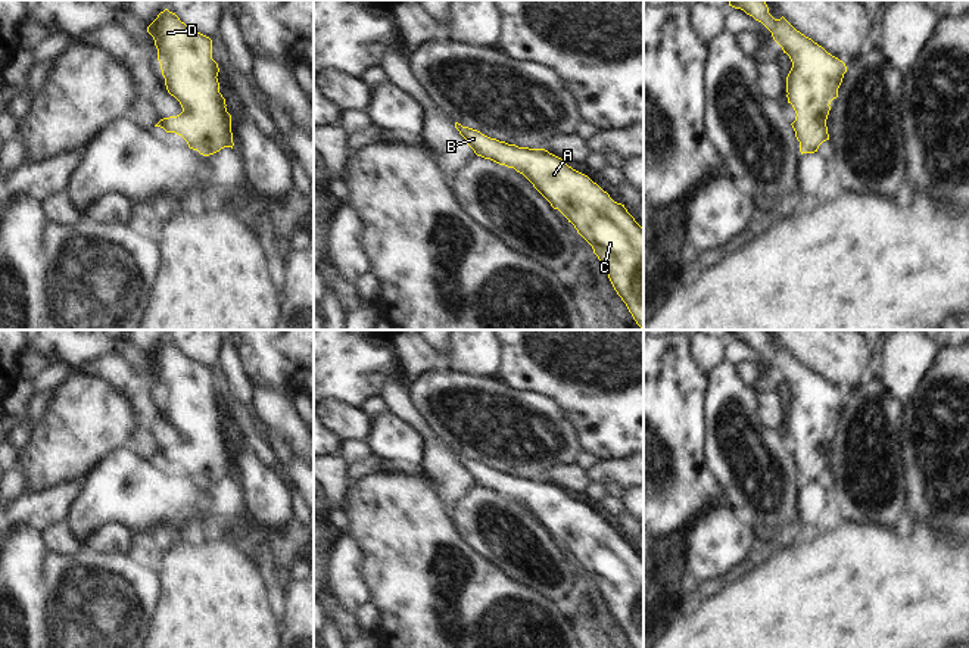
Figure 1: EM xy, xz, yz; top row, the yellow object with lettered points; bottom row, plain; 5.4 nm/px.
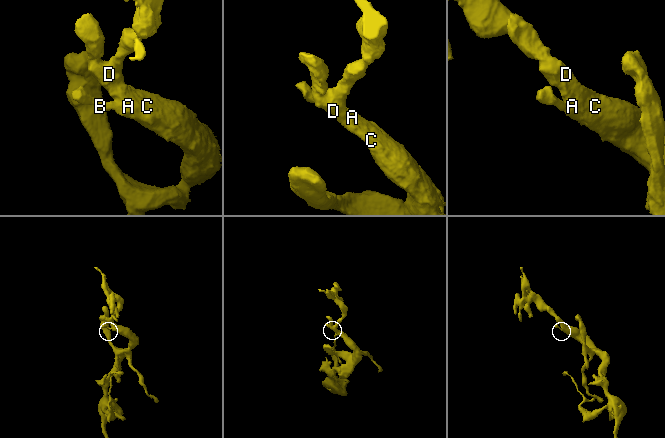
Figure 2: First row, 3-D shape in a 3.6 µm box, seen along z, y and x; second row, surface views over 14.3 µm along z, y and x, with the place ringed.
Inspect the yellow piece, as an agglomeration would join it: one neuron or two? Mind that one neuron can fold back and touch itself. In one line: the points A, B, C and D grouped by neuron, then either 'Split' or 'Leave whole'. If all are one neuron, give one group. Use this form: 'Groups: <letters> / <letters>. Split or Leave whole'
Groups: A B C D. Leave whole.

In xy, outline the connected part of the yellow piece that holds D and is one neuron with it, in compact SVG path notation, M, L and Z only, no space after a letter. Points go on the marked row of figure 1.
M168 9L158 15L147 27L147 32L155 40L166 90L183 108L180 115L163 118L155 127L181 135L190 149L203 156L214 155L224 147L233 149L231 115L227 112L225 99L219 93L216 78L219 68L212 59L212 40L191 29Z

